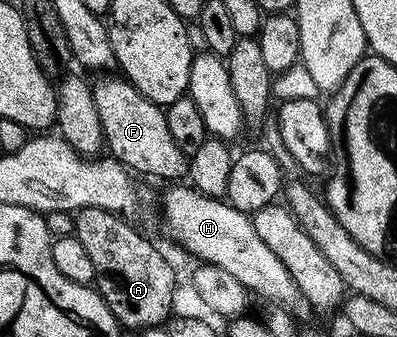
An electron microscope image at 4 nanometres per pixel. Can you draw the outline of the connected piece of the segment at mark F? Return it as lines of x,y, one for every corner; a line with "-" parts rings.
111,76
96,77
99,79
94,79
91,91
93,92
93,100
97,100
97,116
101,116
101,128
110,157
123,163
128,170
136,175
148,174
151,178
171,178
167,180
182,179
185,174
185,155
181,148
177,148
173,136
169,136
169,124
165,124
165,116
163,115
164,107
148,100
136,86
131,85
122,77
107,77

